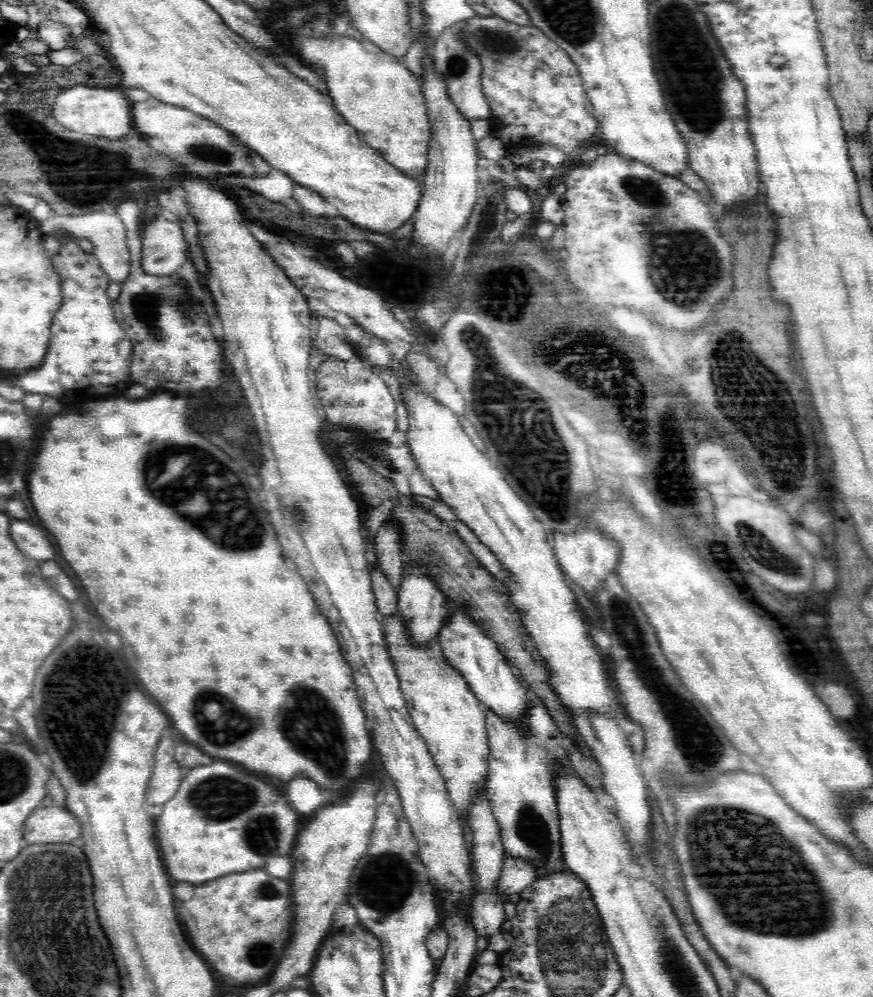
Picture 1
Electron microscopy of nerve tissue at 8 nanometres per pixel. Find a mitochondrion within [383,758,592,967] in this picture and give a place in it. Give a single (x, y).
(532, 828)

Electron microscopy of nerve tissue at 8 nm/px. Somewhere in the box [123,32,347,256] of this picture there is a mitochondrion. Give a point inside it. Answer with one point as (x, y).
(204, 151)

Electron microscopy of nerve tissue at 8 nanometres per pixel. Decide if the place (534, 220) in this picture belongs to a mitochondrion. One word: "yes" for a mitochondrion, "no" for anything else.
no

